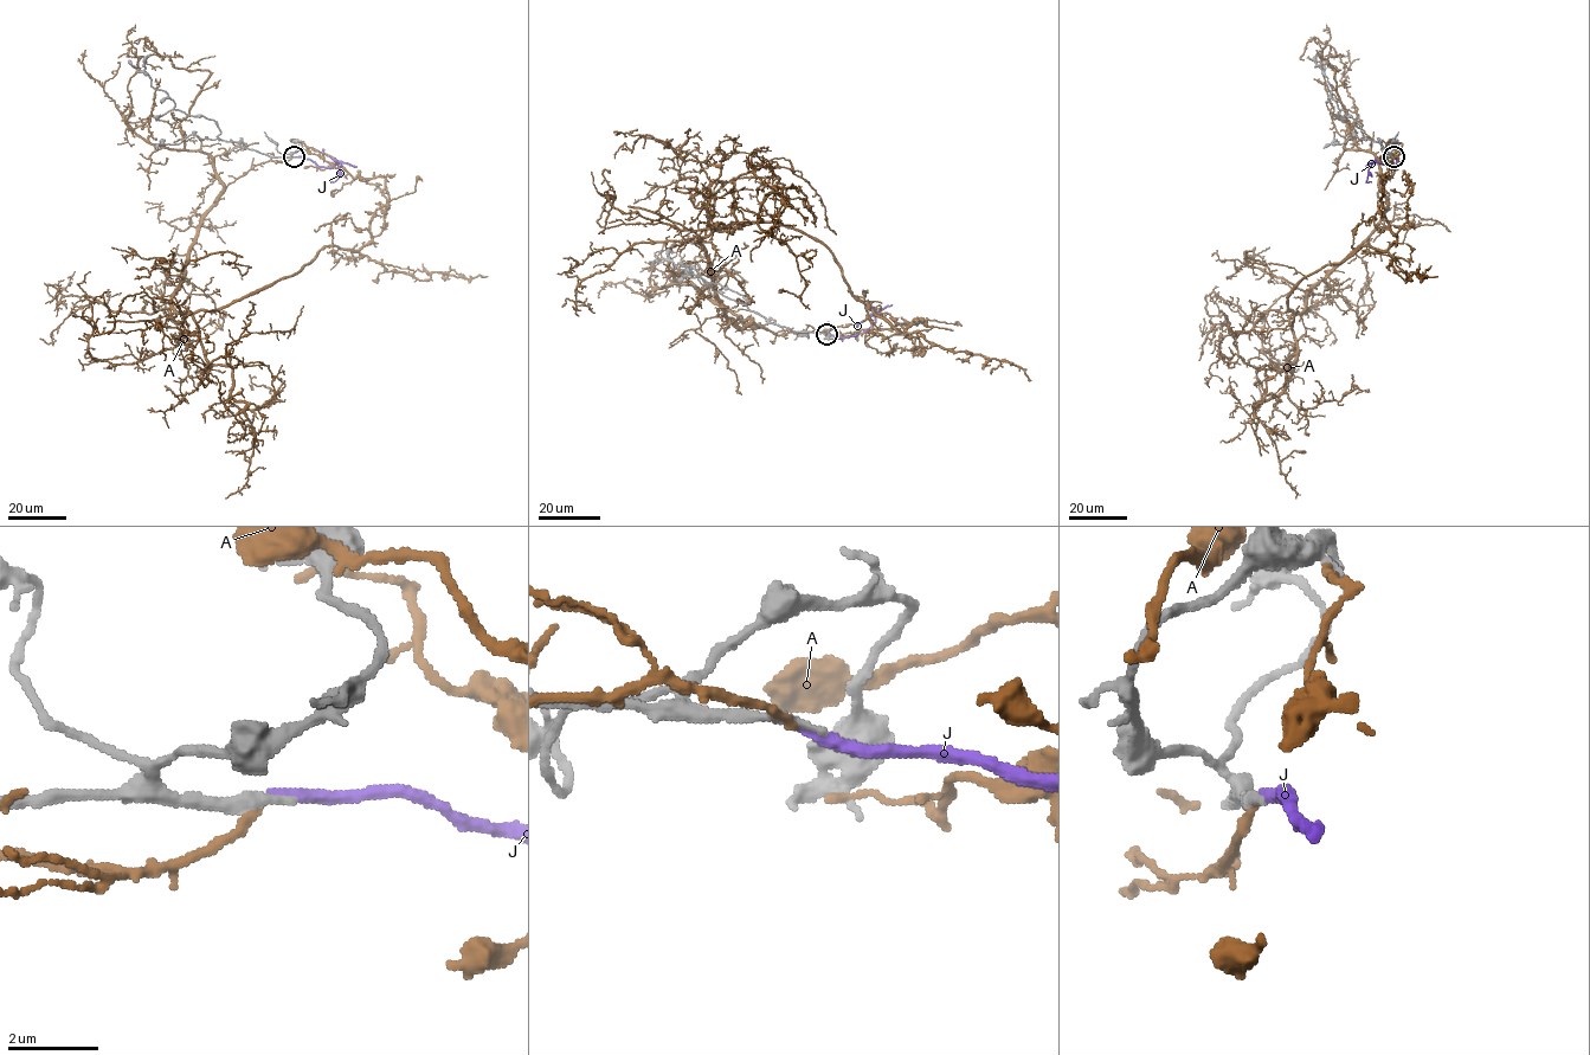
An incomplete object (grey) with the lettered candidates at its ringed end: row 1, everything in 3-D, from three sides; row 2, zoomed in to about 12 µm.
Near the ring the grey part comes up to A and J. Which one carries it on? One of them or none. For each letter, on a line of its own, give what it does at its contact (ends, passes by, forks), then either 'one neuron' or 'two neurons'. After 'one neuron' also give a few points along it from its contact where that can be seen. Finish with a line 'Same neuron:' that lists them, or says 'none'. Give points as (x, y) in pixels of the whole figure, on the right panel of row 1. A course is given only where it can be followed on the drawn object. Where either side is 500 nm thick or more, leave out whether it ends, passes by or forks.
A: it ends; two neurons
J: it ends; one neuron; course (1394, 156), (1394, 167), (1373, 162), (1366, 181), (1371, 181)
Same neuron: J

